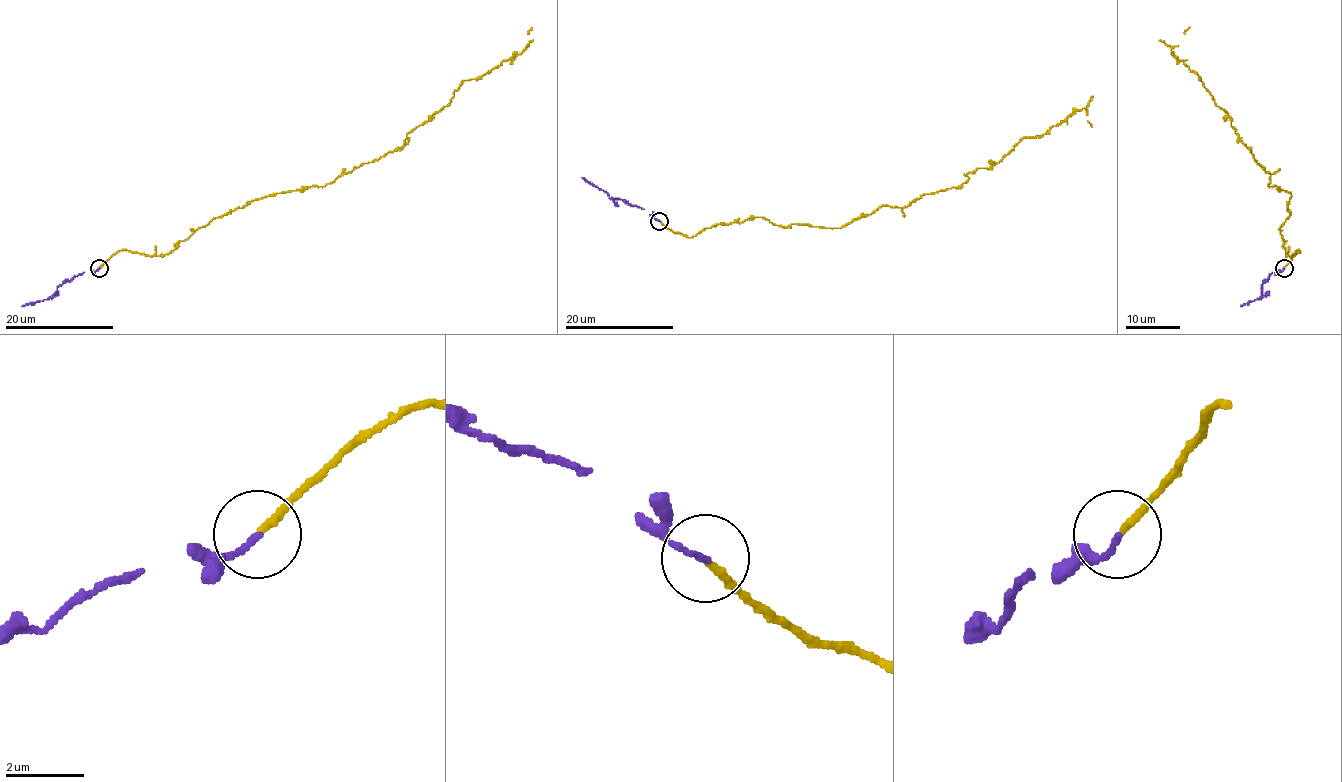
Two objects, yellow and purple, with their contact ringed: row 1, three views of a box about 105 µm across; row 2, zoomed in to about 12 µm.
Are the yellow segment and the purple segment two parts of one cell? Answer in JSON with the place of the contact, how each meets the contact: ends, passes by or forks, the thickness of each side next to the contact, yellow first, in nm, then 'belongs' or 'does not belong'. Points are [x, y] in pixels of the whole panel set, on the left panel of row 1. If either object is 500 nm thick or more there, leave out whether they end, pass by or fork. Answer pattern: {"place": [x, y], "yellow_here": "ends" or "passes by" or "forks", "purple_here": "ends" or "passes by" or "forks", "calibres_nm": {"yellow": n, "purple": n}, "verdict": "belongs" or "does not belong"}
{"place": [99, 268], "yellow_here": "ends", "purple_here": "ends", "calibres_nm": {"yellow": 180, "purple": 150}, "verdict": "belongs"}

